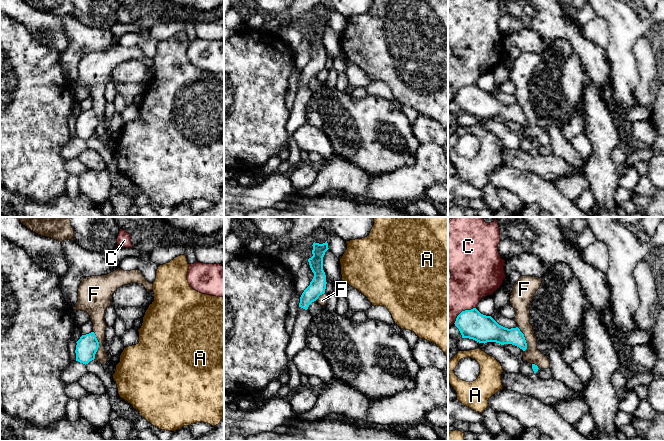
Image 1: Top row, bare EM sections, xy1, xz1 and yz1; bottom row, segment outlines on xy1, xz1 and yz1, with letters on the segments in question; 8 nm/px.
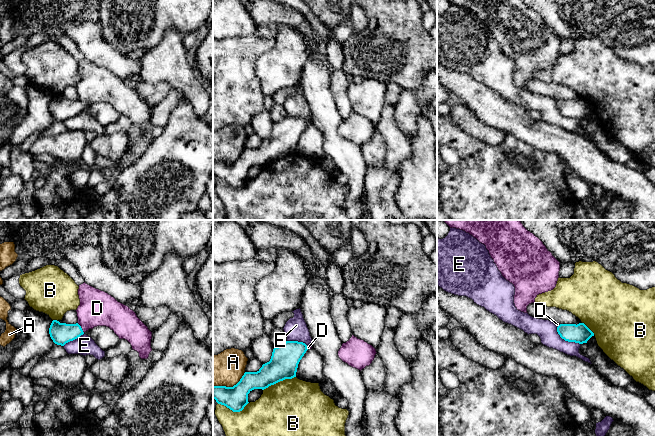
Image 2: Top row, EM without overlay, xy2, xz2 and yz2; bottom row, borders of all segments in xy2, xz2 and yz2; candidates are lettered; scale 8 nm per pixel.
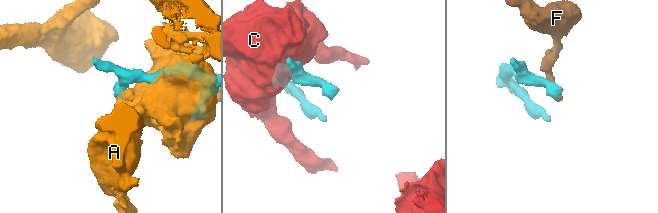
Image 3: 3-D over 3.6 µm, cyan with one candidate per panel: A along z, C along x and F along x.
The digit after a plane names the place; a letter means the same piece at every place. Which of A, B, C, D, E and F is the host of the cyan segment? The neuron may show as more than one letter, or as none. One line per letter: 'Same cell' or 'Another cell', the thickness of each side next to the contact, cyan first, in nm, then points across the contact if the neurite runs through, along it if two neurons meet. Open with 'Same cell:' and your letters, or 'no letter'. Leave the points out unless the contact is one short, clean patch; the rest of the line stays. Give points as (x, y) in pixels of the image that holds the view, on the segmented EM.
Same cell: D
A: Another cell. Thickness 200 nm (cyan) against 280 nm
B: Another cell. Thickness 220 nm (cyan) against 460 nm
C: Another cell. Thickness 220 nm (cyan) against 320 nm
D: Same cell. Thickness 180 nm (cyan) against 280 nm. Path across: xy2 (61, 333), (81, 328), (97, 308)
E: Another cell. Thickness 160 nm (cyan) against 160 nm. Boundary: yz2 (556, 327), (557, 333), (562, 338), (580, 344)
F: Another cell. Thickness 170 nm (cyan) against 120 nm. Boundary: xy1 (93, 331), (98, 342), (95, 358)

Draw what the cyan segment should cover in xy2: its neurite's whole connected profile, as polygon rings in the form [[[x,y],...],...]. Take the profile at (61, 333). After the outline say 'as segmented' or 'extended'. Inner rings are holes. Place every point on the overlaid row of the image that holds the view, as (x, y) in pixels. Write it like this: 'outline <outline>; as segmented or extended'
outline [[[85,282],[79,285],[80,305],[76,312],[76,324],[60,323],[53,320],[49,334],[53,342],[64,346],[97,326],[109,327],[119,337],[127,340],[141,359],[148,359],[152,332],[128,306],[118,302],[108,293]]]; extended

